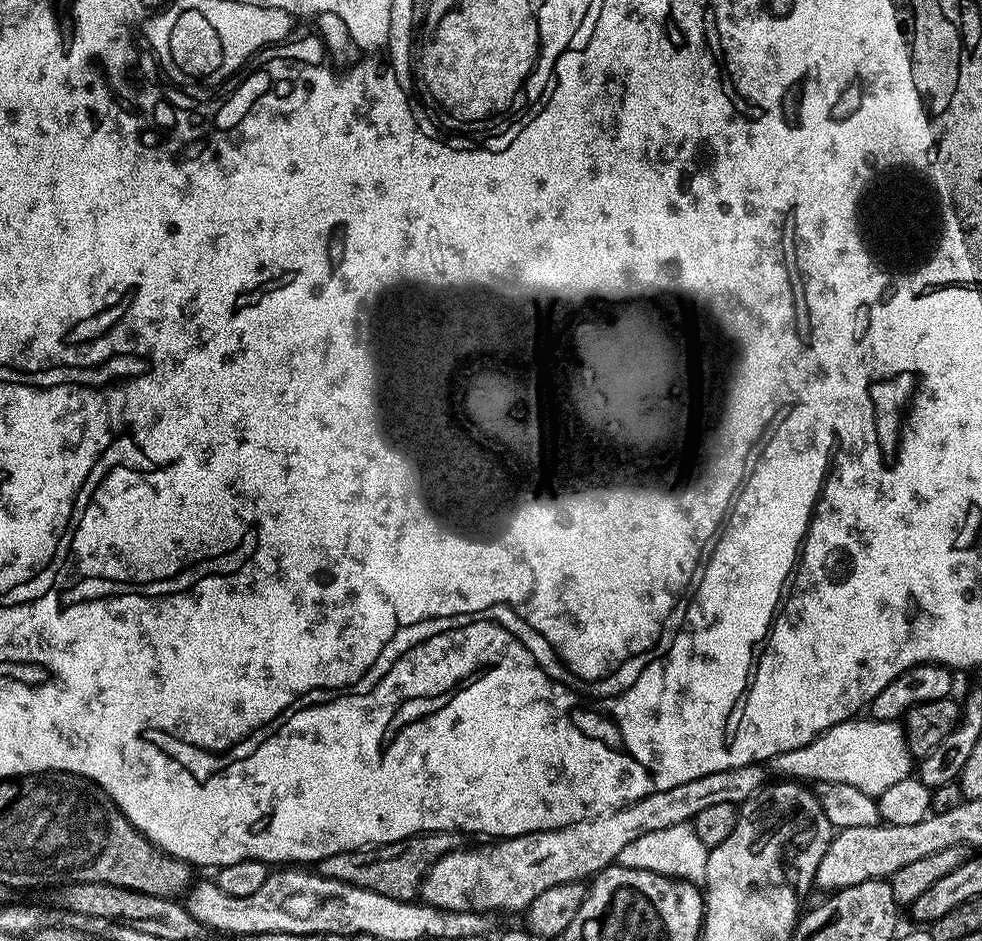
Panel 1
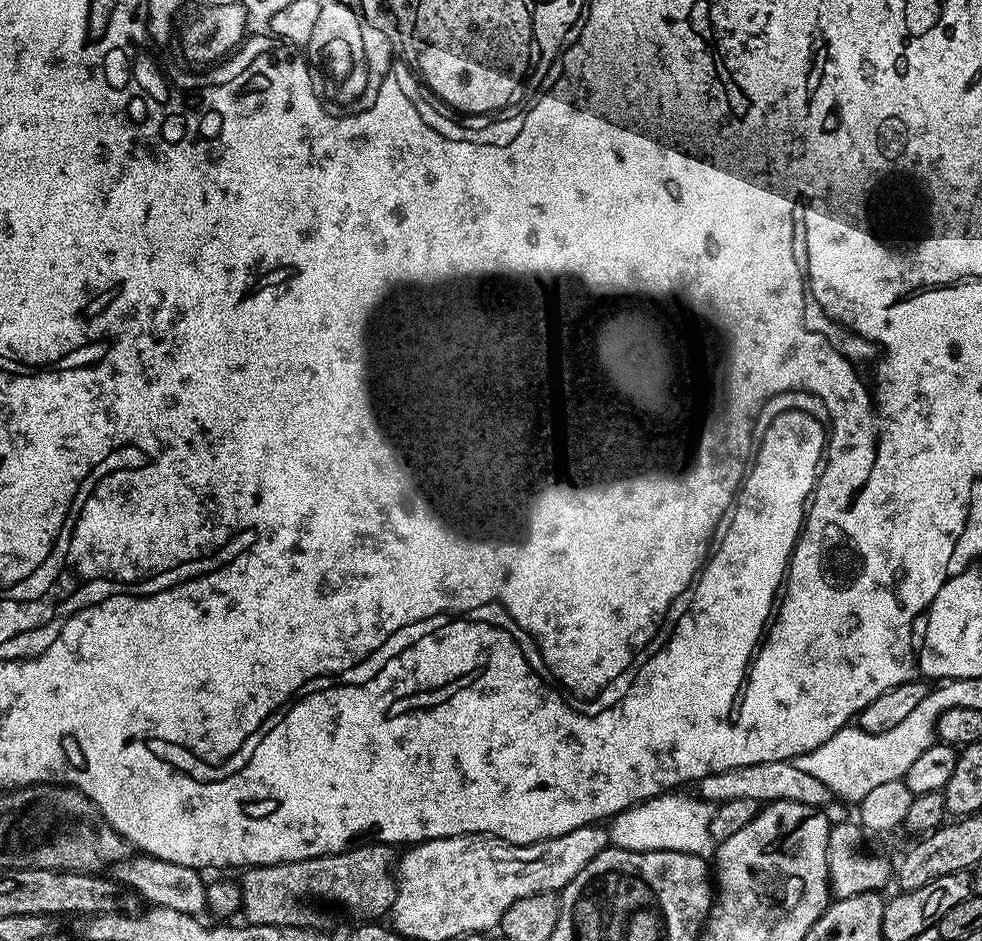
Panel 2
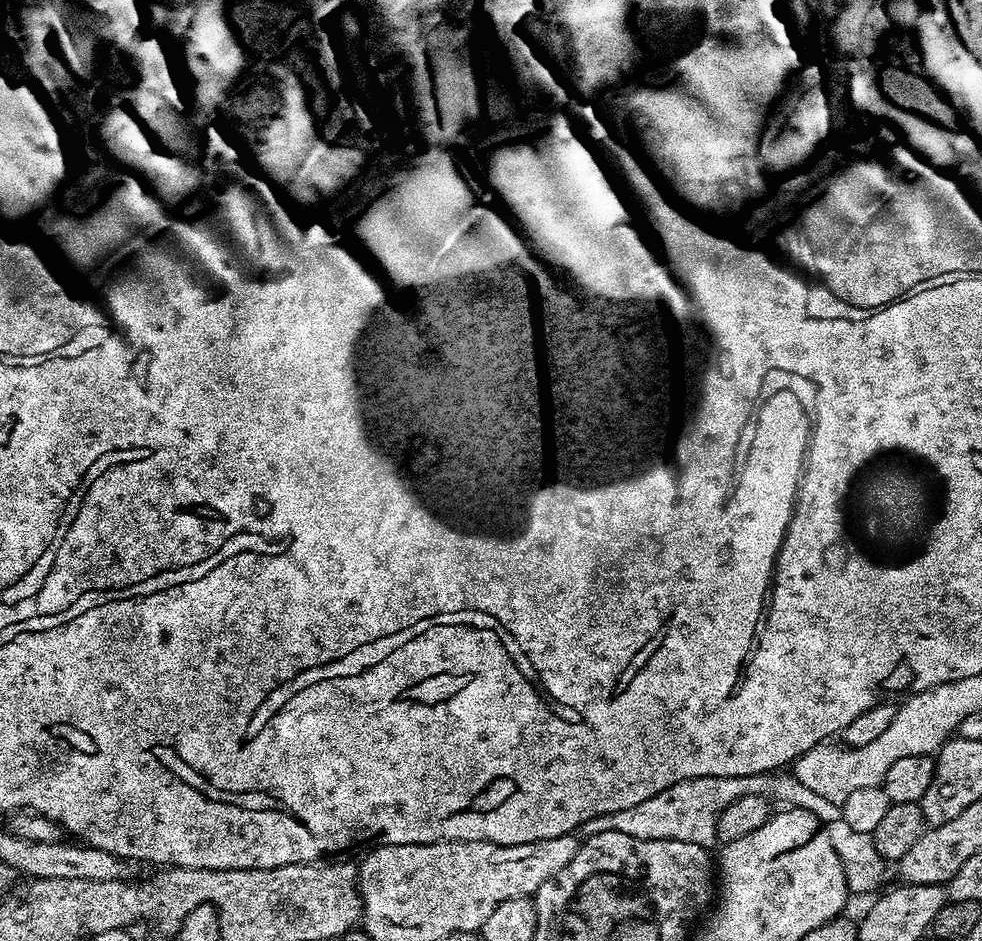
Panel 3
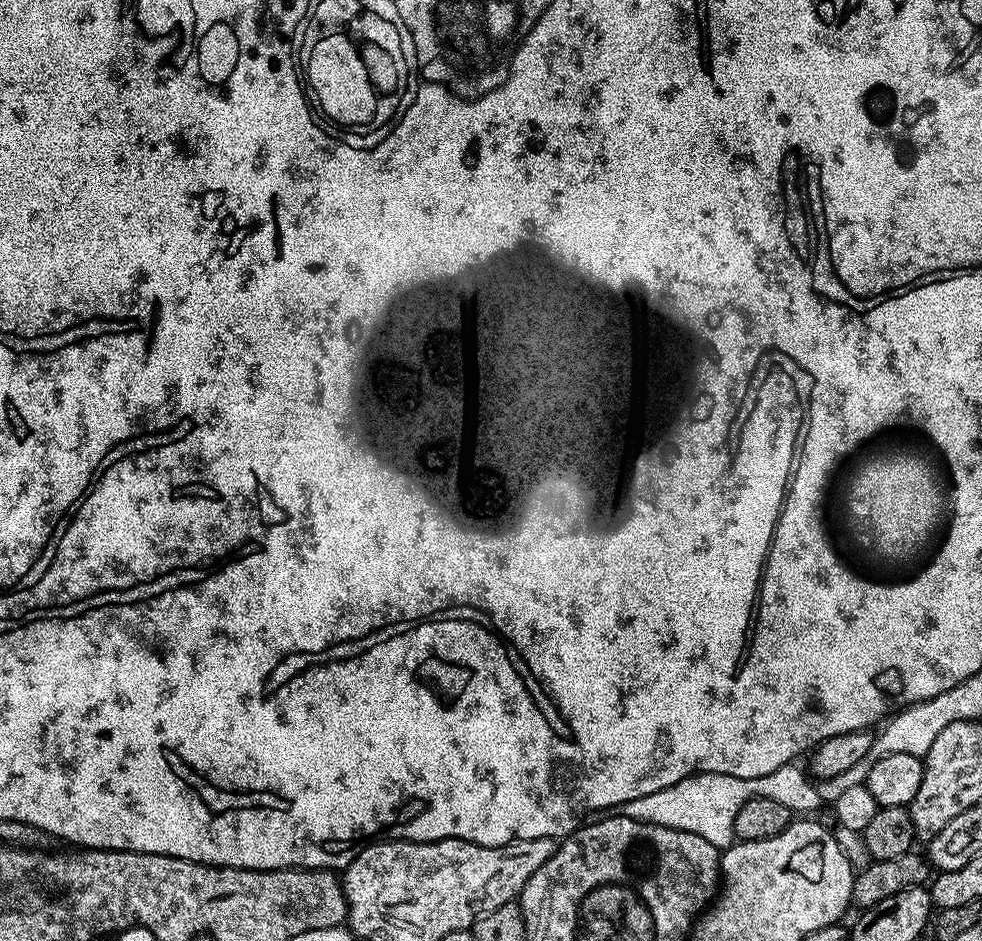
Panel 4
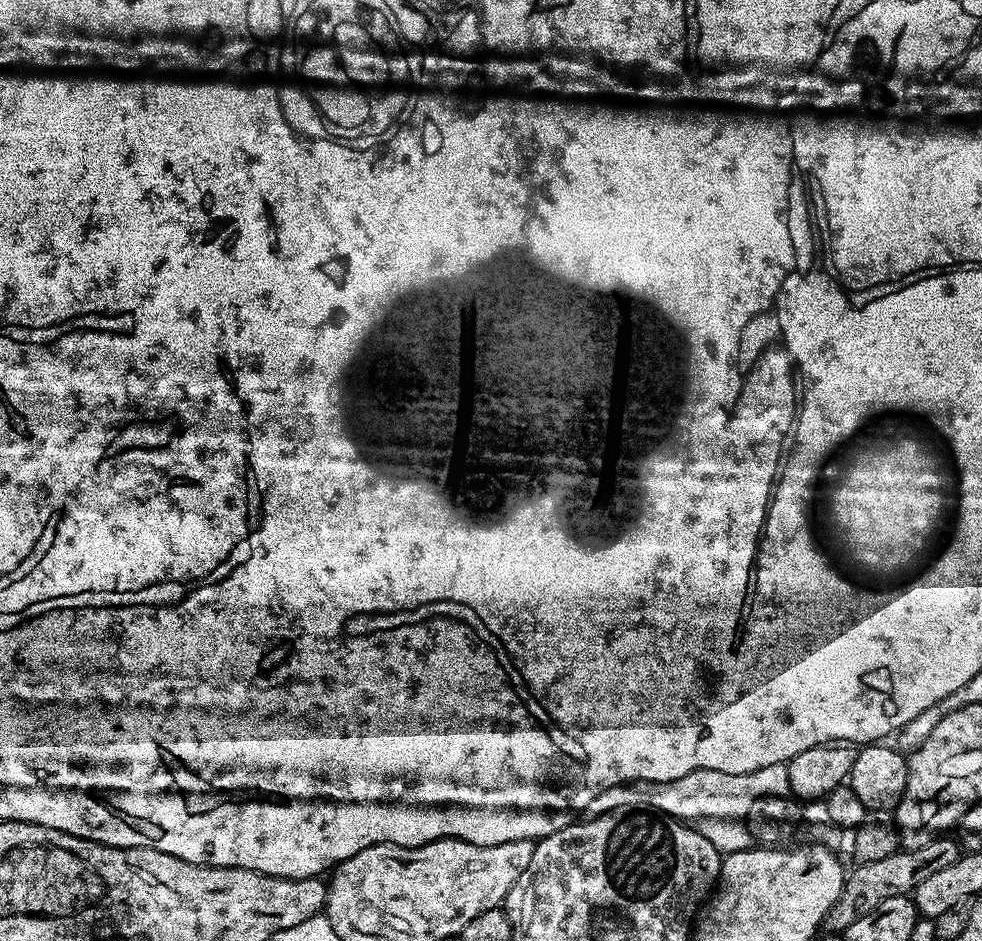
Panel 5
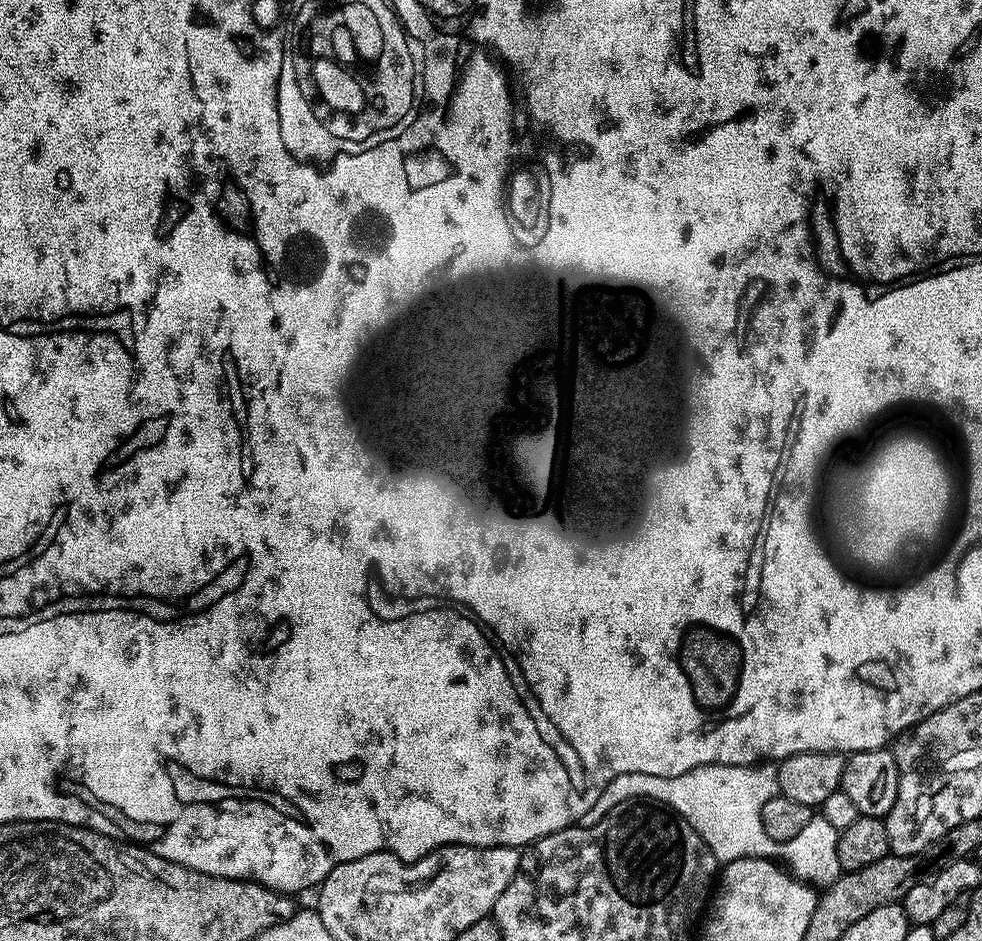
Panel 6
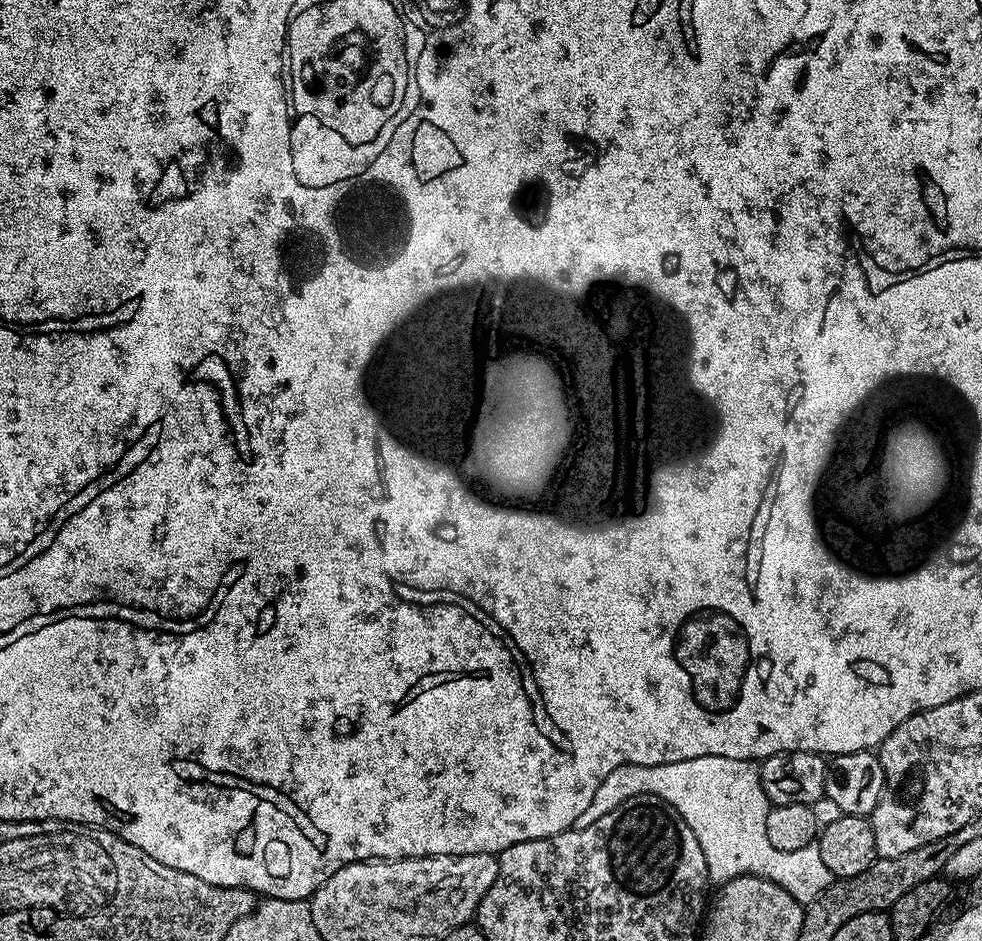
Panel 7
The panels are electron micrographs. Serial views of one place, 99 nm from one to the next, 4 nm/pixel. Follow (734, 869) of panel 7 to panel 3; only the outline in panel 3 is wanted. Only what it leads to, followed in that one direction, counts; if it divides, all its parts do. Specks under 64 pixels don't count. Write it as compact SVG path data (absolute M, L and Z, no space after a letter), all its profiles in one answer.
M792 766L770 770L757 776L695 776L686 782L678 782L678 786L670 786L670 790L662 790L662 794L654 794L654 798L646 802L638 802L622 809L618 816L624 824L643 832L657 832L660 836L693 836L707 844L720 846L726 840L726 814L730 814L730 810L734 810L734 806L742 802L742 798L751 796L769 796L779 800L781 805L818 814L818 818L825 822L841 819L841 805L830 802L830 798L825 798L824 795L817 794L811 786L806 786L799 771Z

